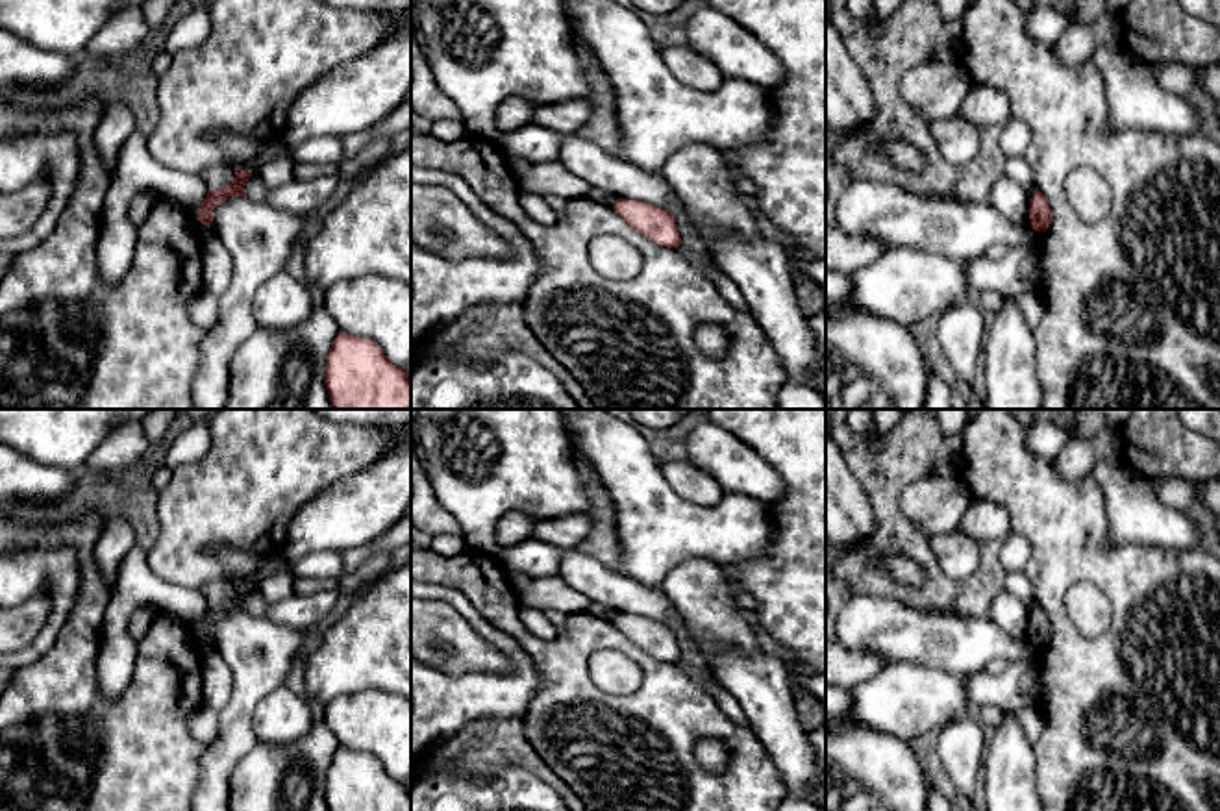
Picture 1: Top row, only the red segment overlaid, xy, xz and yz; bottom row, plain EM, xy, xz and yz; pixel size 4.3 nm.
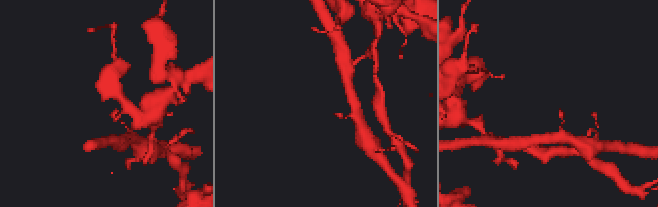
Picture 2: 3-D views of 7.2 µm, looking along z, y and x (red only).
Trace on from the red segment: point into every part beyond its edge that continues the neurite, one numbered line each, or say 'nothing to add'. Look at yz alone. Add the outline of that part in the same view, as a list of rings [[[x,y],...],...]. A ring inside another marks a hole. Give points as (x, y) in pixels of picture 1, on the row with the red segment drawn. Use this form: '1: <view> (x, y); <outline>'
nothing to add

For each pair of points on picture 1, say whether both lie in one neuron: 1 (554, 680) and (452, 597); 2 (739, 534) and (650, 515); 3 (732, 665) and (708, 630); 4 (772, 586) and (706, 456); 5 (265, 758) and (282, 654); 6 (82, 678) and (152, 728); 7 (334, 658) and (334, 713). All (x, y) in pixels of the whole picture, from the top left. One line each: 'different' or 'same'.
1: different
2: same
3: different
4: different
5: different
6: same
7: different

